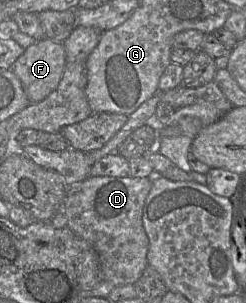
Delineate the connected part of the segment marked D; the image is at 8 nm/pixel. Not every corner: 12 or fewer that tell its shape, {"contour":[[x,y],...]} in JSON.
{"contour":[[147,177],[68,186],[67,227],[98,254],[102,281],[148,266]]}

